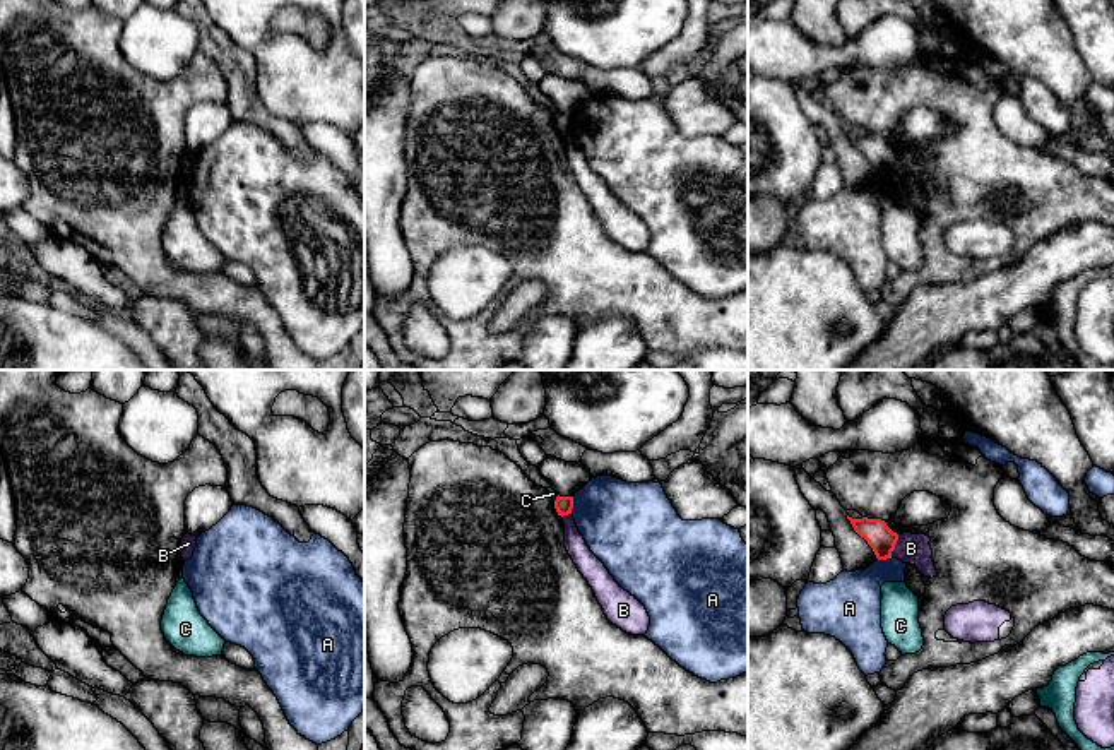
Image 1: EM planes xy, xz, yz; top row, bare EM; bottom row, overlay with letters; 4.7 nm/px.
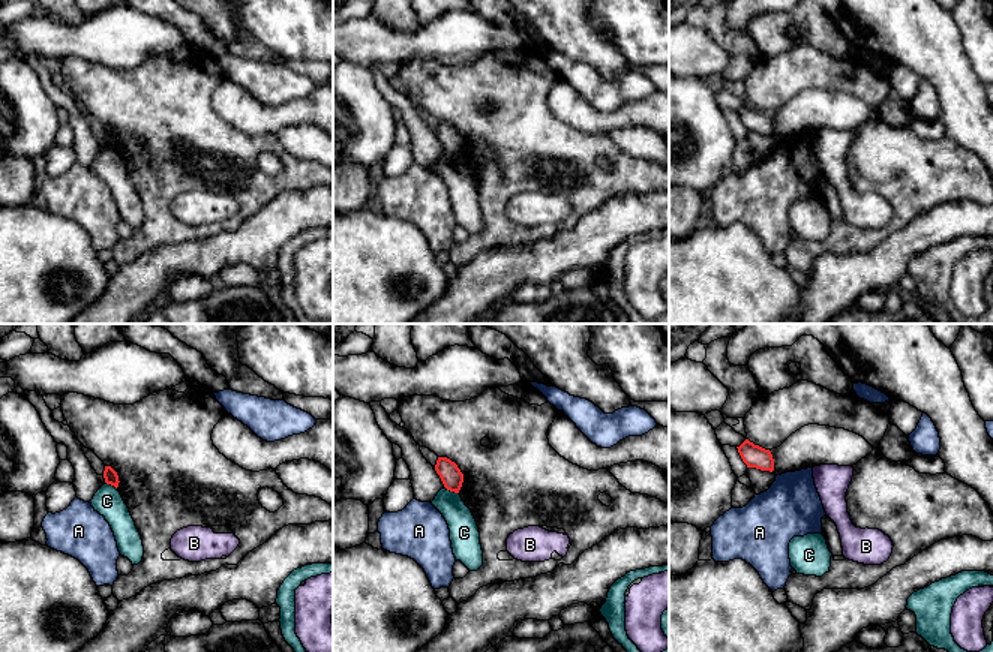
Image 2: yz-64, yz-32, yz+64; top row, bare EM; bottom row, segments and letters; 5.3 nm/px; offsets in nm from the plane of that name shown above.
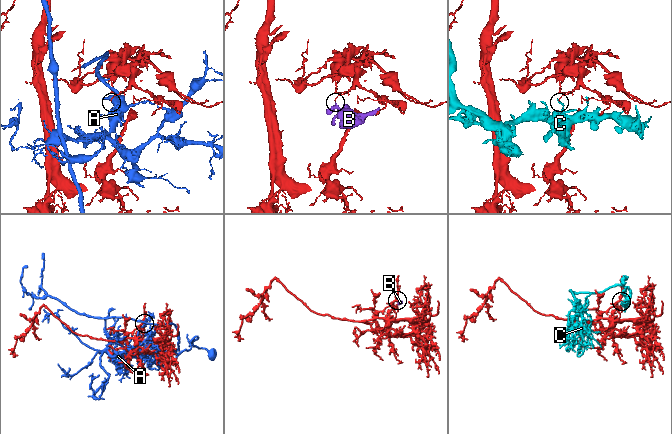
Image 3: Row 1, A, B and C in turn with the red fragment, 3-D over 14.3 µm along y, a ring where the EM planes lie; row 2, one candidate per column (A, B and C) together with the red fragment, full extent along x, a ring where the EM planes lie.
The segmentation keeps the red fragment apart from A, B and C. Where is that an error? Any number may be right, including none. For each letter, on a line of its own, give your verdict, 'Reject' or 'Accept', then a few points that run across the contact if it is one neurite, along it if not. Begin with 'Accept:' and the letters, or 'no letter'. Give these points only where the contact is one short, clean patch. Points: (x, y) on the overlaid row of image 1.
Accept: no letter
A: Reject
B: Reject. Line: yz (899, 535), (890, 557)
C: Reject. Line: xz (558, 495), (555, 500)

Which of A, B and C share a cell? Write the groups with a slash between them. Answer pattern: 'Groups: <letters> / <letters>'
Groups: A / B / C

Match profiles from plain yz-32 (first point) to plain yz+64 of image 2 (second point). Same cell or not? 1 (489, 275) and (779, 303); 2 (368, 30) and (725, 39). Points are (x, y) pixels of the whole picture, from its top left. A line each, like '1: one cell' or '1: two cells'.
1: two cells
2: two cells

